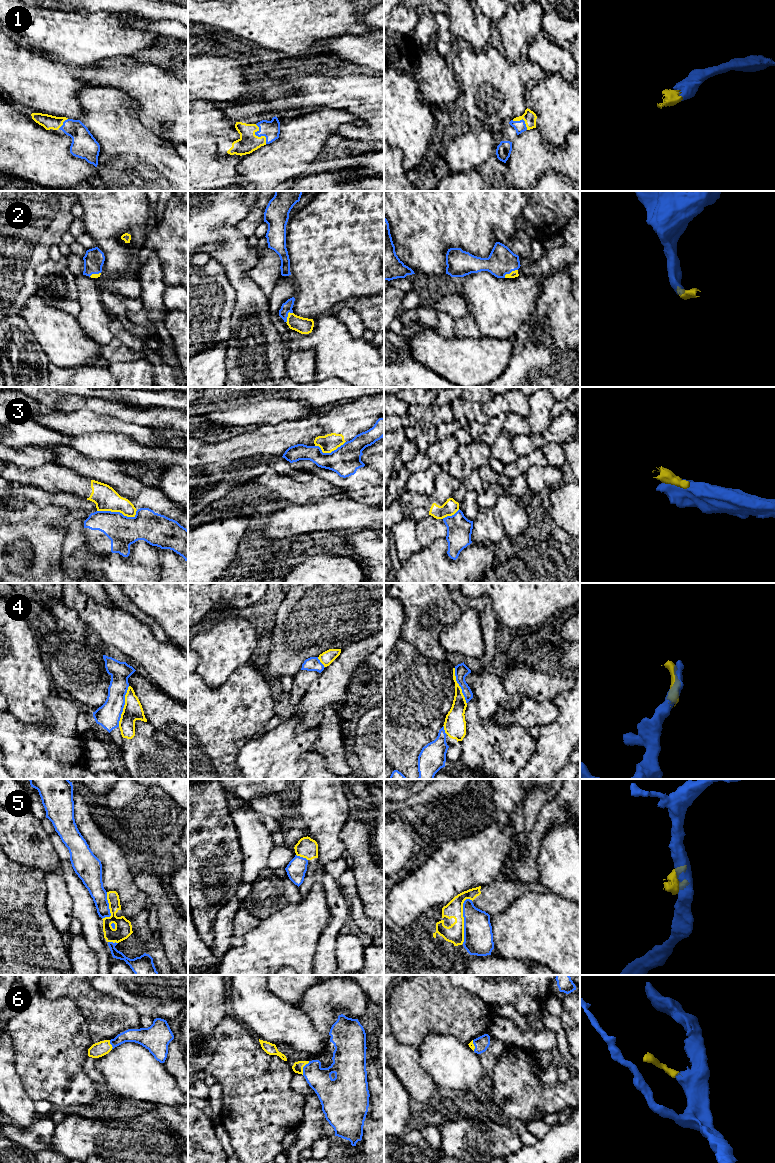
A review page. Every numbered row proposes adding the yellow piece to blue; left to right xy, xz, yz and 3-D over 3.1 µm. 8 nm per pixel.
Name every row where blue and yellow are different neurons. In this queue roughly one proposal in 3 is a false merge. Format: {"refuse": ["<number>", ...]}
{"refuse": ["3", "4", "5"]}

